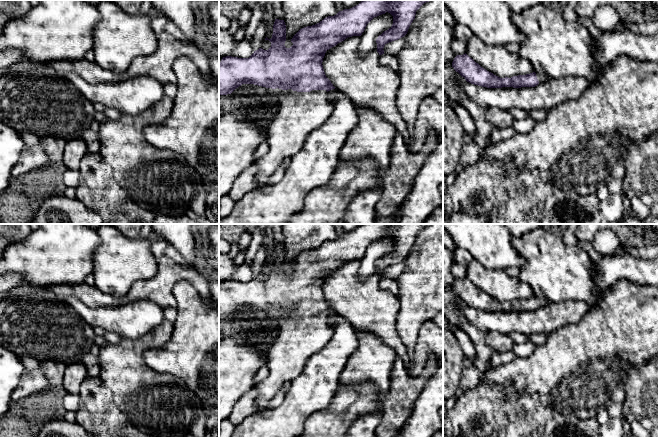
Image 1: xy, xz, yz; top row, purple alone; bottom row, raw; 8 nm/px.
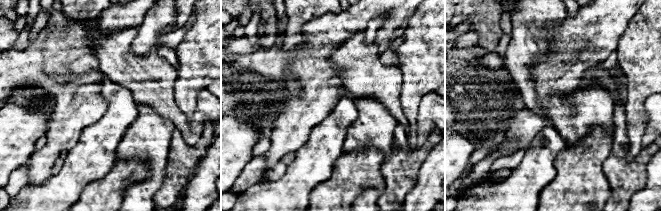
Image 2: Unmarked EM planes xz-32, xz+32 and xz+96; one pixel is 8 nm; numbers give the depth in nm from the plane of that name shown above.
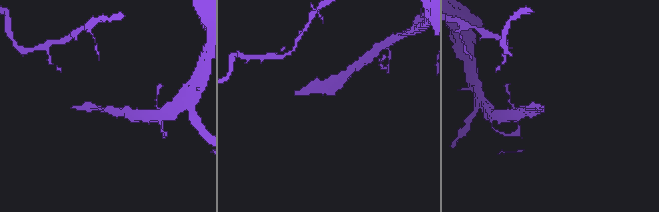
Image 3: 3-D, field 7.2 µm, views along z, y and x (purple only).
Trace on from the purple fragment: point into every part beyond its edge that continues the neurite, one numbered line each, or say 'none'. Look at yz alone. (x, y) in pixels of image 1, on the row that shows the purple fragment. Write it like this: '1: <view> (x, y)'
1: yz (542, 77)

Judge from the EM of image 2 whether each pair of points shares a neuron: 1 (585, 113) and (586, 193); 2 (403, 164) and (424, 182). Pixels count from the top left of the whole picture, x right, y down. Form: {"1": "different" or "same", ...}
{"1": "different", "2": "different"}

